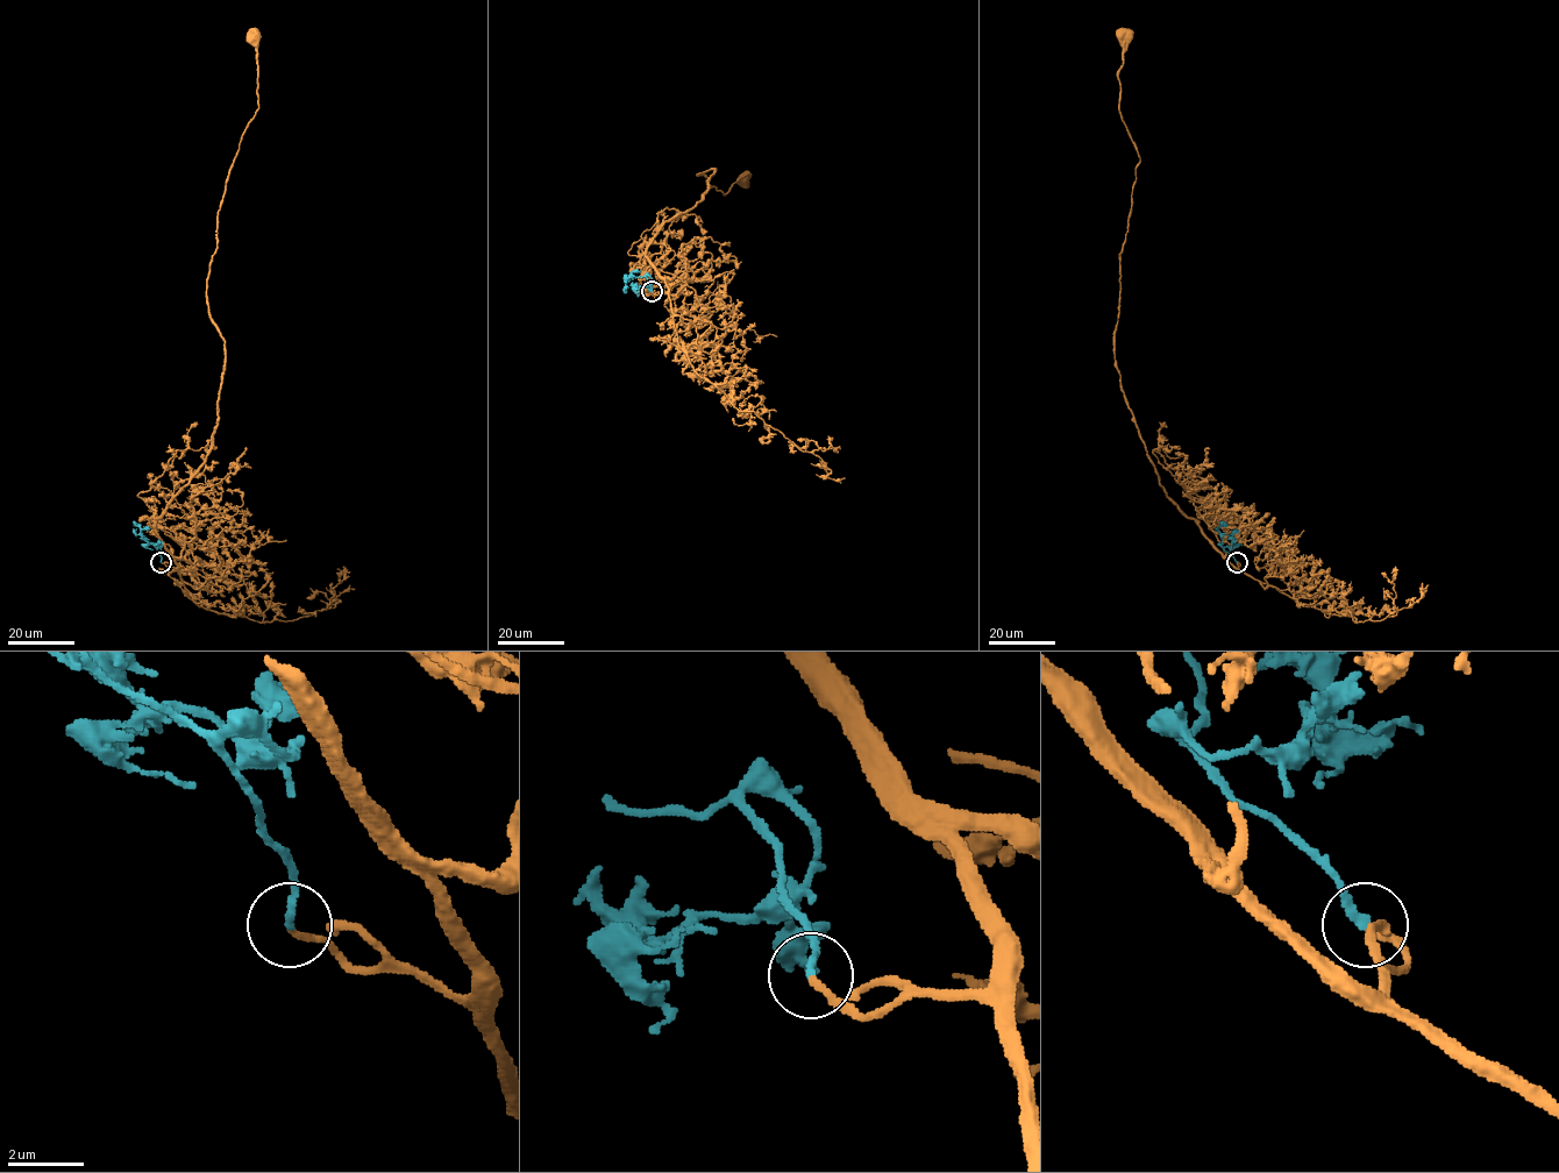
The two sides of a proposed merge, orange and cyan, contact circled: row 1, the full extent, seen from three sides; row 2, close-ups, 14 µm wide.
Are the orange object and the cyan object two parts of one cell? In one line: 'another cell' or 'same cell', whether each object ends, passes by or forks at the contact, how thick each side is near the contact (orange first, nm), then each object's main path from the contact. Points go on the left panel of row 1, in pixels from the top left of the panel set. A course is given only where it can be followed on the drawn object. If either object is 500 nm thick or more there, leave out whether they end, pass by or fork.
same cell | orange ends | cyan ends | 170/200 nm | orange via (161, 562), (177, 568), (155, 521), (216, 425), (225, 340), (207, 278), (258, 107), (255, 37) | cyan via (161, 562), (155, 547), (161, 547), (151, 542), (146, 546), (152, 549)

